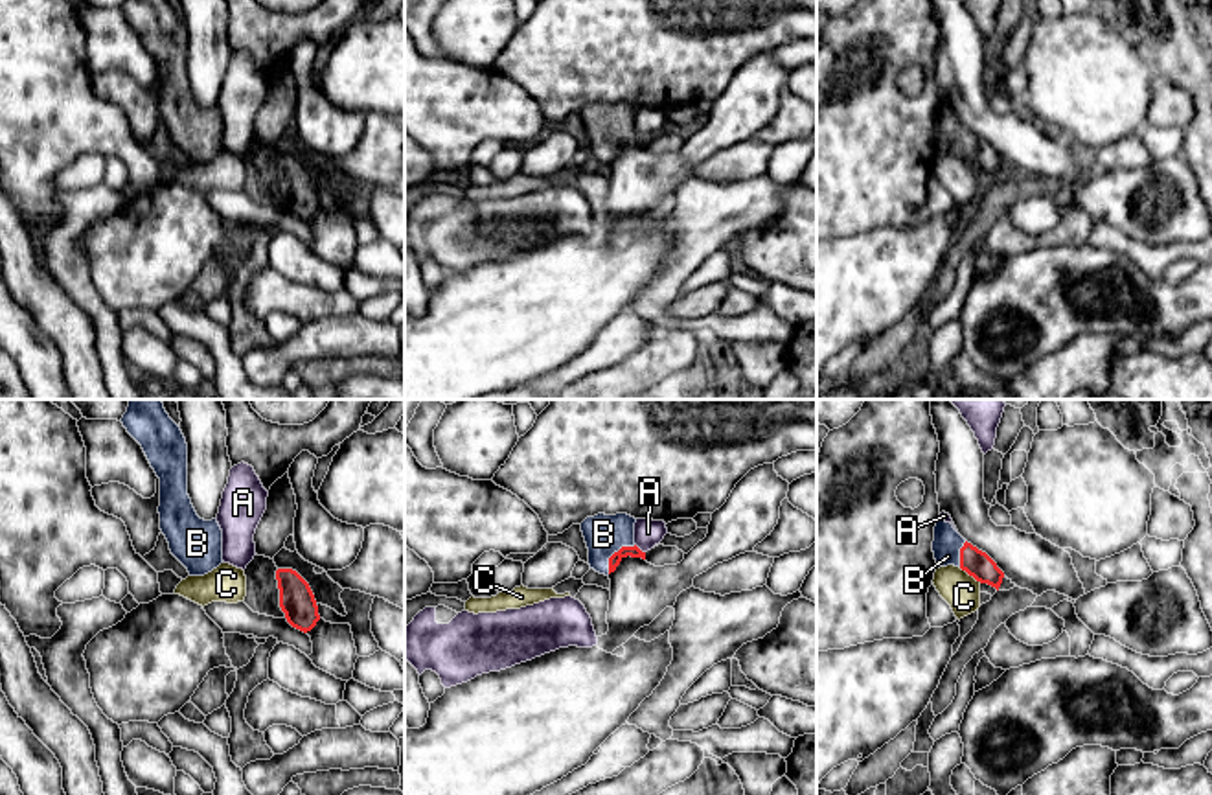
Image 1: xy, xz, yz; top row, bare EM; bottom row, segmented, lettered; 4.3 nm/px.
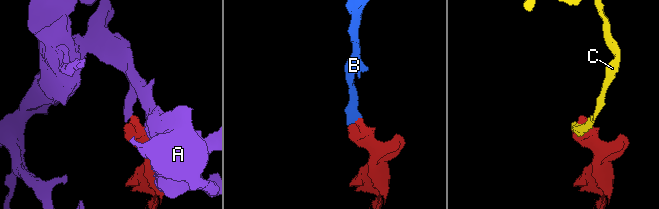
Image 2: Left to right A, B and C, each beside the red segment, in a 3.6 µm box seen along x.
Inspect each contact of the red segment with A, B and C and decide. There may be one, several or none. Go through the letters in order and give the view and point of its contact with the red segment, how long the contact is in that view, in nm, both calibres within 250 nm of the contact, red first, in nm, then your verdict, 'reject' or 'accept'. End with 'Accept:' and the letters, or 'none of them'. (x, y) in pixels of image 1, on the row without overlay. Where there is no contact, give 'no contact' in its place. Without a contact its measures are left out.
A: xz (639, 137) | 60 nm | 50/120 nm | reject
B: xz (615, 140) | 180 nm | 50/180 nm | accept
C: yz (970, 162) | 120 nm | 120/160 nm | reject
Accept: B

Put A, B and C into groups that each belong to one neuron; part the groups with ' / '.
A / B / C

